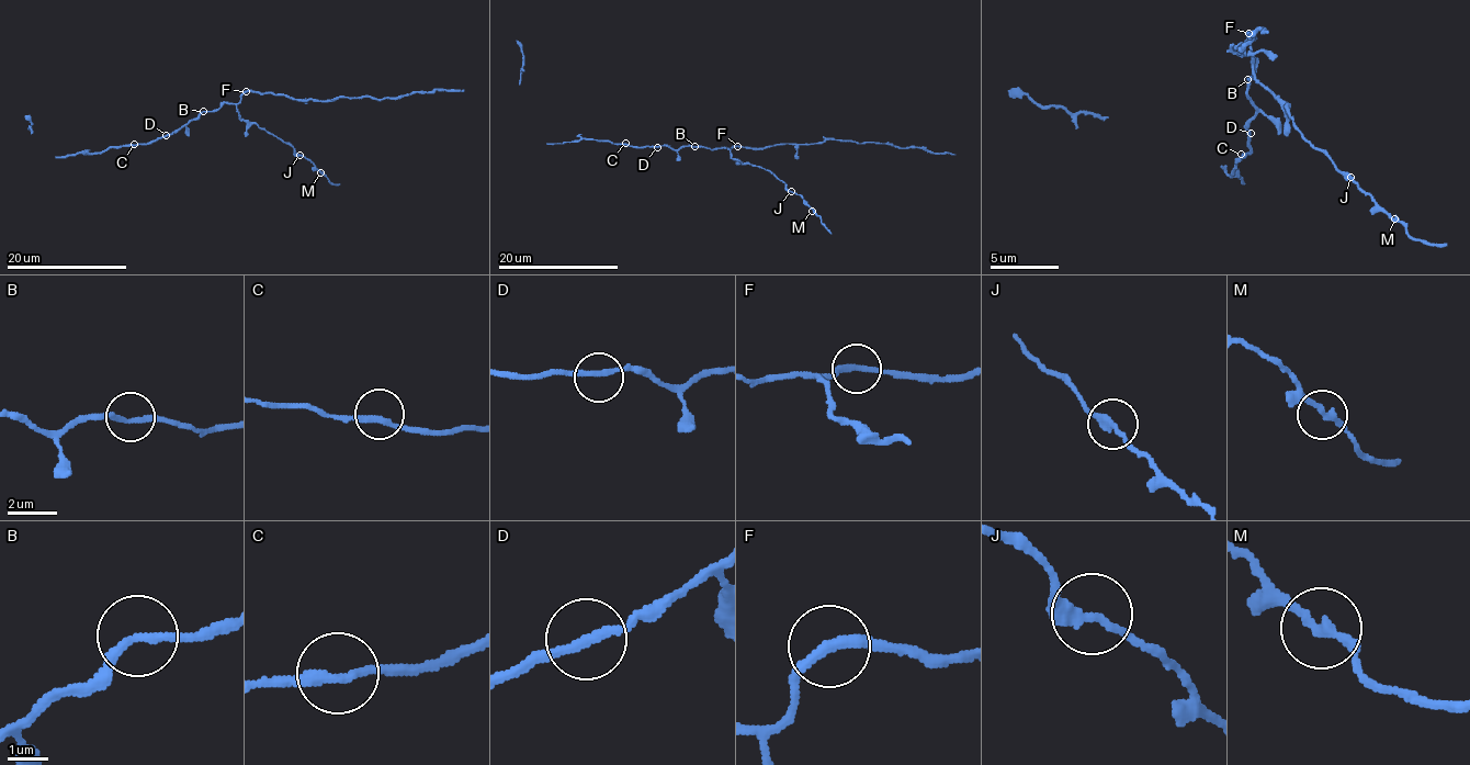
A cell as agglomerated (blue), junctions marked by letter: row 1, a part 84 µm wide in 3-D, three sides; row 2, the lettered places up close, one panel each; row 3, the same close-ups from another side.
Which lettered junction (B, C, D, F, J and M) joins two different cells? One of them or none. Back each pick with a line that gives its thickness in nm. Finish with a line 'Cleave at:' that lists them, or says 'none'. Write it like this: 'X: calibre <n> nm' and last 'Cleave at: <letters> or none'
Cleave at: none

